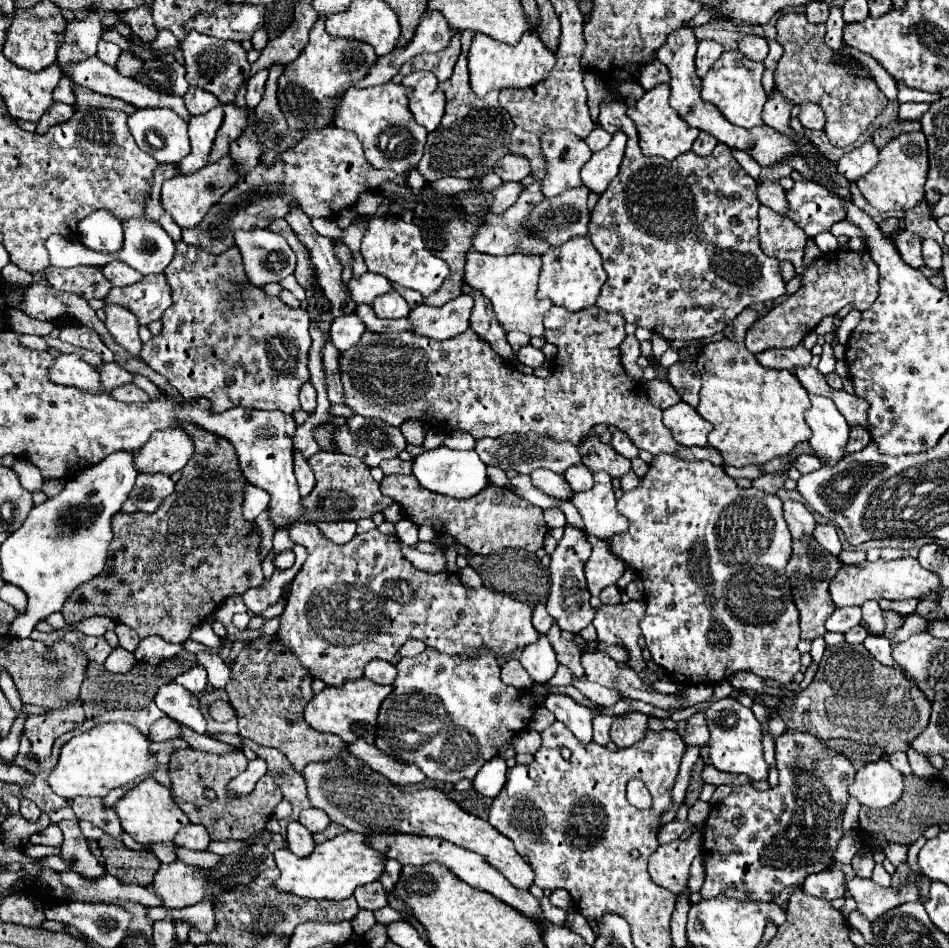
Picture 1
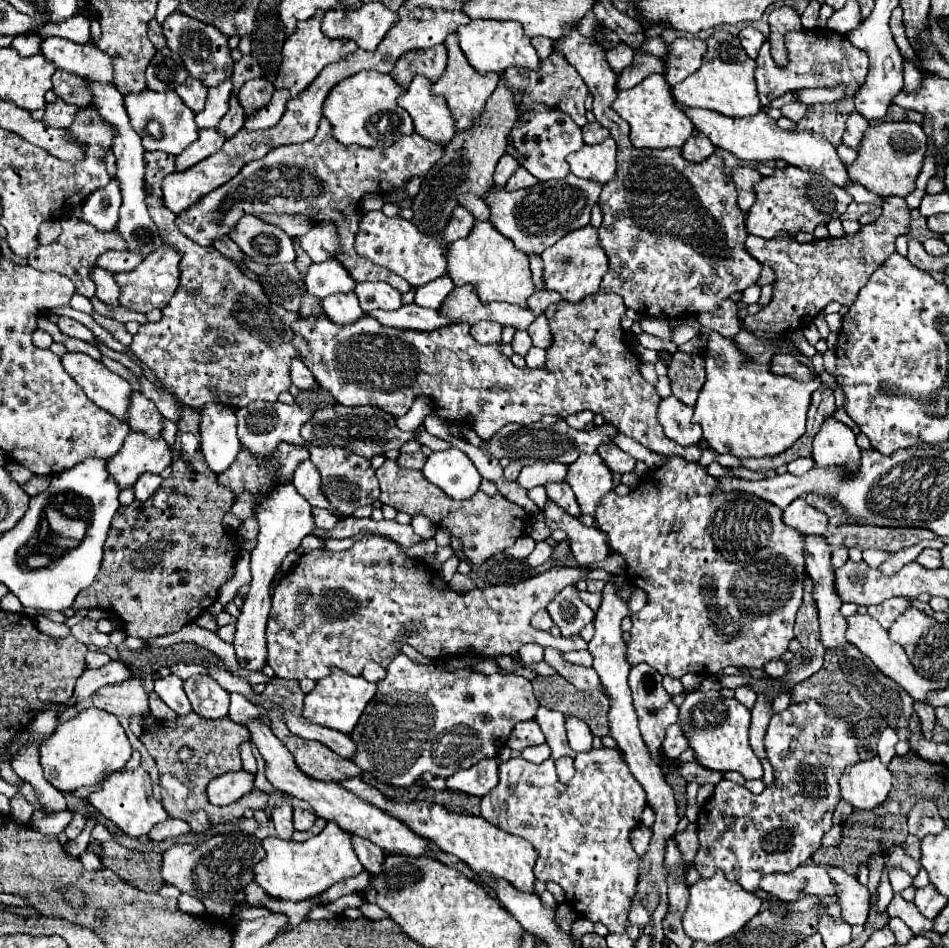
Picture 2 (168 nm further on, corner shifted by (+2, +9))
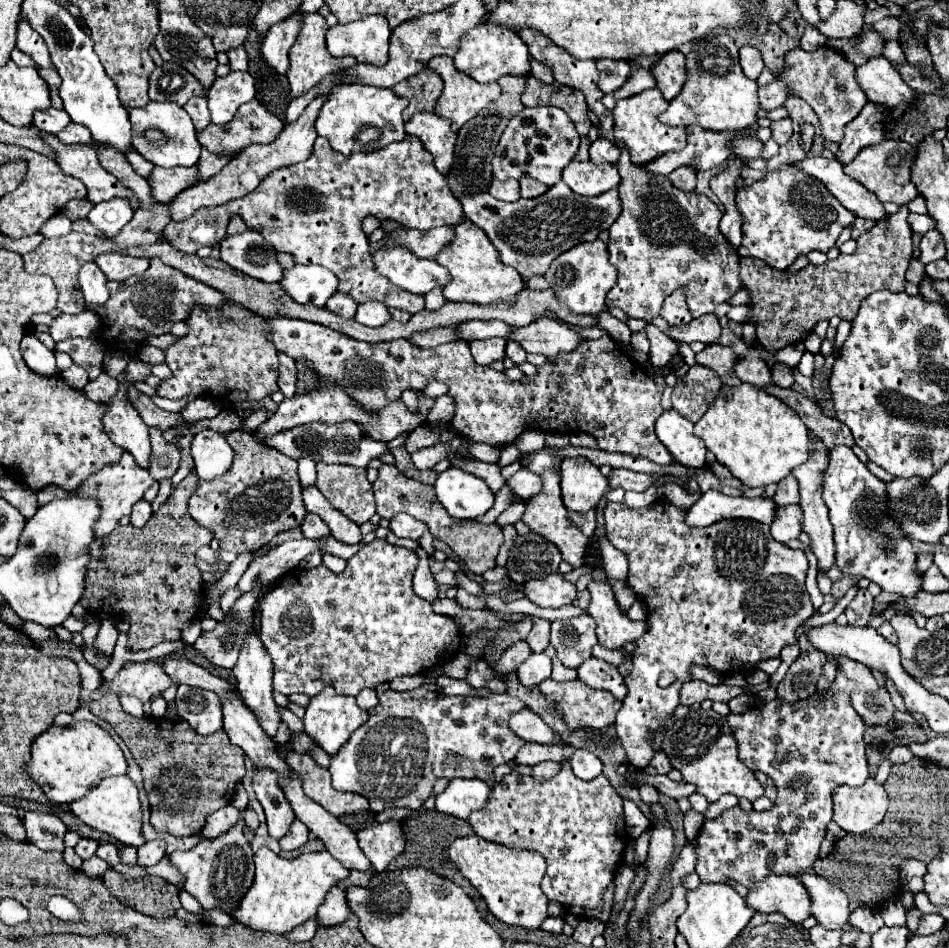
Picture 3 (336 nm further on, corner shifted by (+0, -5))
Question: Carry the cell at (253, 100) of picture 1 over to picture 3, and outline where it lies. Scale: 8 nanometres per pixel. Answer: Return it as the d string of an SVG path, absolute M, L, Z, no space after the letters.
M250 100L238 108L232 122L228 122L224 128L210 124L204 132L198 132L198 140L210 152L226 152L234 156L254 142L272 142L282 132L282 128L284 124L280 118L270 114L258 100Z

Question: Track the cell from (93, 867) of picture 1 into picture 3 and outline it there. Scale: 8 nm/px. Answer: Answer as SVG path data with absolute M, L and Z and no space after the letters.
M80 838L80 842L76 844L76 854L82 858L82 860L88 860L96 854L96 848L98 848L98 842L96 840L90 840L90 838Z

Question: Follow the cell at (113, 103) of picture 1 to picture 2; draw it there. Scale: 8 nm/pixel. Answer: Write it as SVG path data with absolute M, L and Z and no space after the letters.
M56 70L54 76L52 76L52 82L54 82L52 90L66 104L74 104L78 108L86 108L90 104L92 94L90 94L90 90L86 88L86 82L80 76L70 74L66 70Z

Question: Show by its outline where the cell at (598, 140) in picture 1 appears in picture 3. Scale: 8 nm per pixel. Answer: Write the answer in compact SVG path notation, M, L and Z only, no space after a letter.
M598 138L590 146L590 162L594 162L594 164L602 164L602 162L614 162L616 164L618 156L620 156L620 148L606 138Z

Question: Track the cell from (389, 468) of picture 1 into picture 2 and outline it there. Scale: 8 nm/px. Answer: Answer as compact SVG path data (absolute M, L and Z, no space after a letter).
M414 452L414 454L400 454L398 460L396 460L400 466L404 468L422 468L424 462L426 462L426 456L422 452Z

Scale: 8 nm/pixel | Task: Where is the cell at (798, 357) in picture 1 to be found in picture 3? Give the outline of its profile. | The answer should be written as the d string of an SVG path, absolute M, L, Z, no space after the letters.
M710 344L702 352L696 354L696 362L712 368L720 380L728 386L740 386L740 378L734 376L734 366L738 362L738 354L730 346Z

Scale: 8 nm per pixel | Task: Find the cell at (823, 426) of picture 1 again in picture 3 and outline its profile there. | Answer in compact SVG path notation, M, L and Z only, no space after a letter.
M836 446L828 452L828 466L822 472L824 502L830 508L830 520L834 526L836 564L846 574L858 574L880 584L884 592L900 596L916 596L922 586L922 578L916 574L916 554L910 540L892 524L882 520L886 514L886 486L878 480L866 464L848 446Z

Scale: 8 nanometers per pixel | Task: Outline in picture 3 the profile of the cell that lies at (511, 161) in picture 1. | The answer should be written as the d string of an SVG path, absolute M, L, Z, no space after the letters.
M492 180L490 190L488 190L494 198L506 200L506 202L516 202L520 198L520 190L518 190L518 180Z

